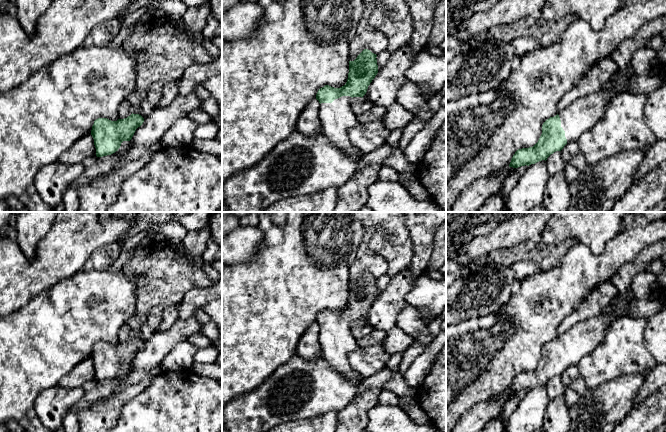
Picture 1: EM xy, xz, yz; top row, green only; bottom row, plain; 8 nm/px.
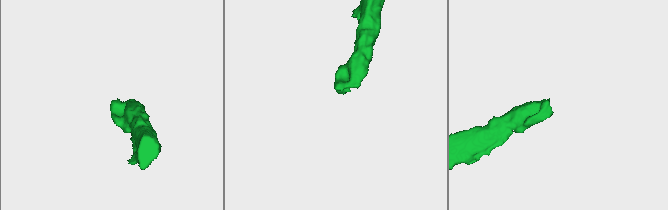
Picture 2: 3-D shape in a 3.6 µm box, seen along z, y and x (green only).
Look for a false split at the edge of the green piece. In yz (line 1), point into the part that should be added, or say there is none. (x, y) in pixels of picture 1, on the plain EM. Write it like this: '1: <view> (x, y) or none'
1: yz (580, 340)

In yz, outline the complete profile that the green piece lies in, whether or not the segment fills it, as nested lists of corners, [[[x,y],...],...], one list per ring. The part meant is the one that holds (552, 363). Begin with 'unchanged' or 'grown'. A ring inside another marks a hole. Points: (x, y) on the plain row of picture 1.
grown; [[[600,314],[578,322],[556,340],[547,343],[542,349],[538,366],[533,371],[518,373],[509,391],[518,392],[546,385],[567,367],[578,365],[583,357],[603,343],[607,330],[616,319],[612,314]]]

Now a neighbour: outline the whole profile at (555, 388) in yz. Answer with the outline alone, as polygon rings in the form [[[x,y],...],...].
[[[556,375],[551,378],[547,384],[547,394],[550,400],[558,398],[565,394],[565,386],[561,380],[560,375]]]

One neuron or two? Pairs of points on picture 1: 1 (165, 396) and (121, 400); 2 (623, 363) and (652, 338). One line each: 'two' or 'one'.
1: two
2: two

